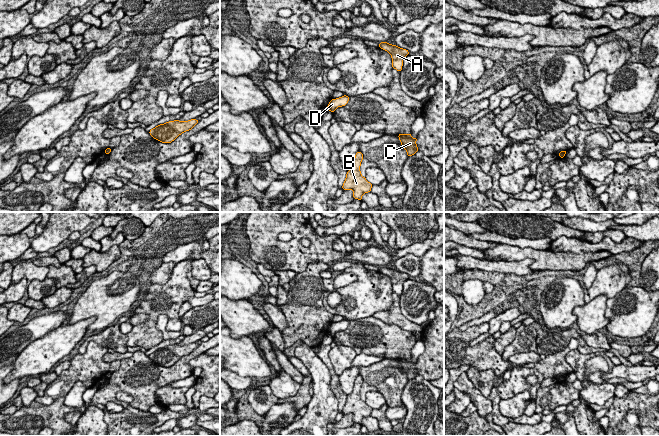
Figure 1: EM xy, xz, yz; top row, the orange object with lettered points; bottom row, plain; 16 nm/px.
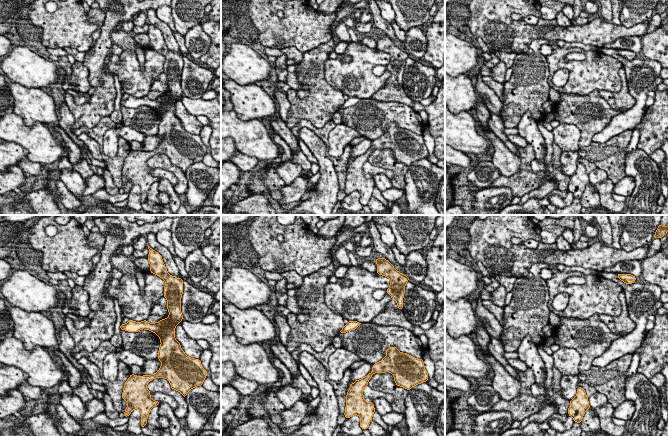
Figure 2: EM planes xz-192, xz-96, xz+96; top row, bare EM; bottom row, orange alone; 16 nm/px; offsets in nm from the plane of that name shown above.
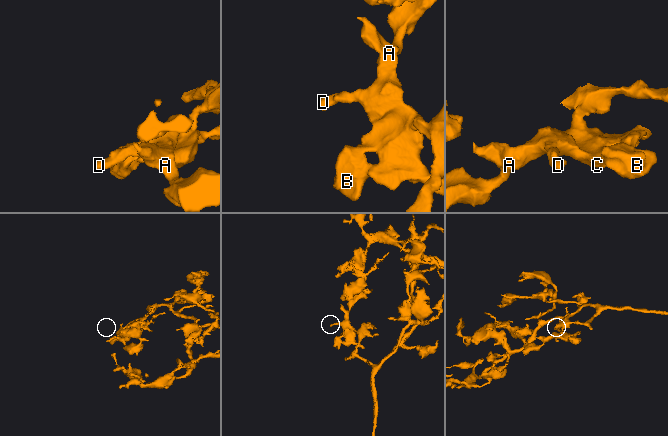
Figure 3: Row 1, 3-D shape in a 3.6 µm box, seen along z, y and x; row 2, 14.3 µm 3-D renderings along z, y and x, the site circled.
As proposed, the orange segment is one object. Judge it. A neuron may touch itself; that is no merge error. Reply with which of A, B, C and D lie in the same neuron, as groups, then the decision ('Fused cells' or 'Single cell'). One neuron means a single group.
Groups: A B C D. Single cell

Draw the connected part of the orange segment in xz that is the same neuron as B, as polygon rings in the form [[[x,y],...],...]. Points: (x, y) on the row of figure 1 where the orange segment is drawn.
[[[362,152],[355,155],[353,167],[347,171],[346,179],[343,183],[343,190],[353,190],[353,197],[361,201],[365,193],[371,192],[372,184],[361,175],[360,166],[363,159]]]

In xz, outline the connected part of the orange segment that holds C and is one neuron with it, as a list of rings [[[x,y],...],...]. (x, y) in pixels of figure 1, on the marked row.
[[[411,133],[409,134],[398,134],[399,140],[401,141],[402,147],[407,151],[407,155],[412,156],[418,151],[416,145],[417,137],[413,138]]]

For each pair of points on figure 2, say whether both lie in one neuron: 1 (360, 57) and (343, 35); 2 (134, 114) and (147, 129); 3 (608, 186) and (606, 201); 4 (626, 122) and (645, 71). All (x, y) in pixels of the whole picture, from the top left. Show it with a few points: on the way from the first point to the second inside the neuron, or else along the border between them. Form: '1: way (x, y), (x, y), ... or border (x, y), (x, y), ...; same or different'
1: border (352, 41), (348, 44); different
2: way (138, 118), (145, 125); same
3: way (606, 190), (606, 197); same
4: way (638, 109), (640, 104), (640, 84); same

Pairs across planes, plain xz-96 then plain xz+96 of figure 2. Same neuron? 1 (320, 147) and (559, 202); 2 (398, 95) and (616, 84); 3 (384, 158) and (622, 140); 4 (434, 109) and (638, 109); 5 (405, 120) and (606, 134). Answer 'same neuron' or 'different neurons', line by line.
1: different neurons
2: different neurons
3: same neuron
4: different neurons
5: different neurons

